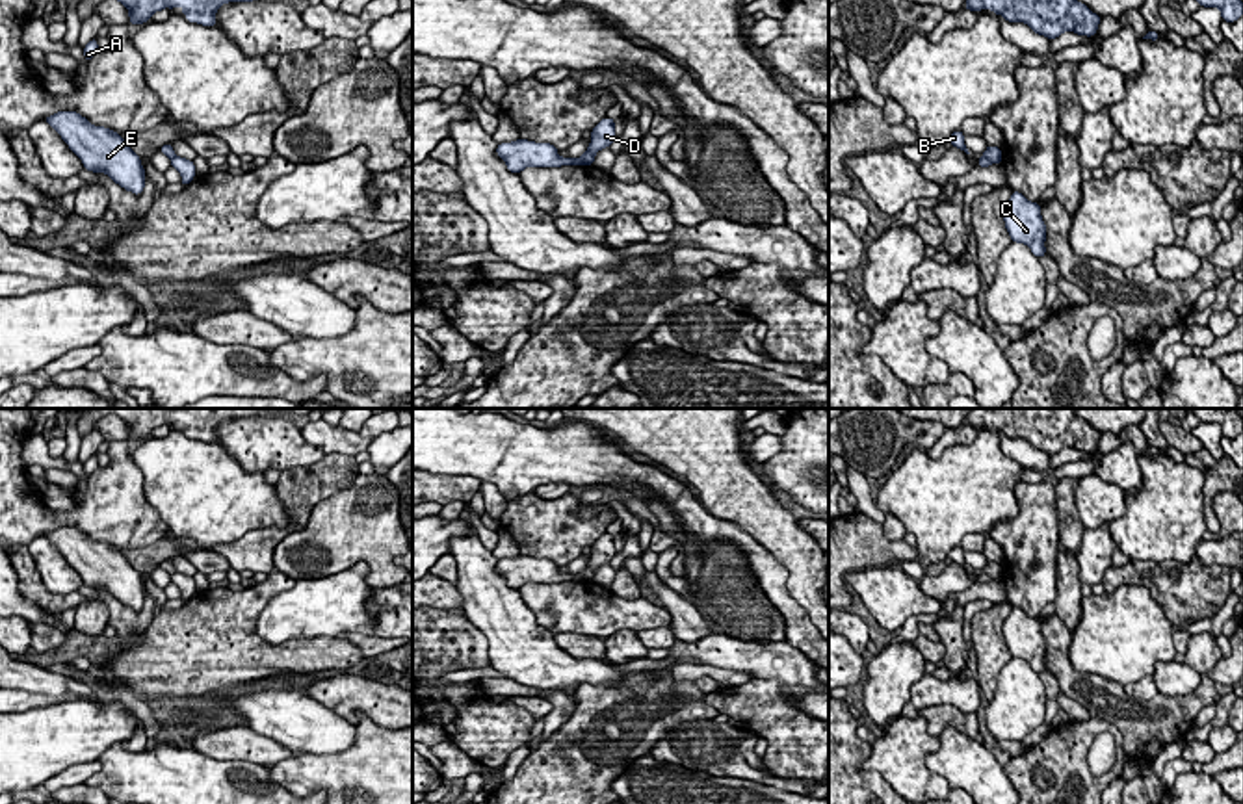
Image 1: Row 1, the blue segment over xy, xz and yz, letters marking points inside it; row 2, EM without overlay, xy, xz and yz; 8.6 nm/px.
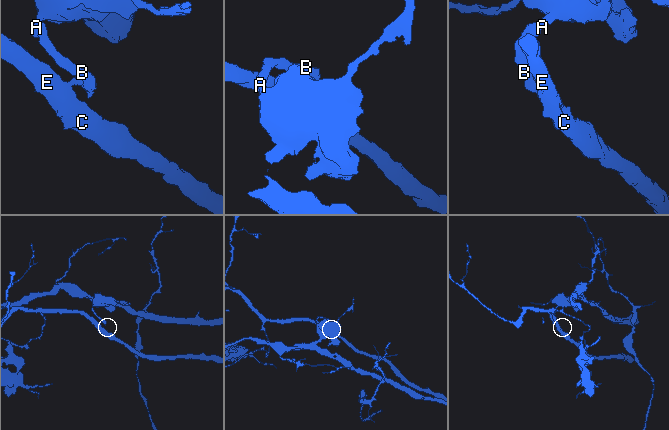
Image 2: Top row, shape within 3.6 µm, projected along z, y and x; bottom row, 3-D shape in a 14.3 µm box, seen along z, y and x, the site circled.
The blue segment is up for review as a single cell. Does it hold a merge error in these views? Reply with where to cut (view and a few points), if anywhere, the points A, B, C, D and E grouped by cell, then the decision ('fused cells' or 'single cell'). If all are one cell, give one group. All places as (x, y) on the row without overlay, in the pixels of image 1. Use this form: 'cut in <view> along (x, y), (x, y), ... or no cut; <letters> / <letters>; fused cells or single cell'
cut in xz along (588, 563), (593, 572); A B D / C E; fused cells

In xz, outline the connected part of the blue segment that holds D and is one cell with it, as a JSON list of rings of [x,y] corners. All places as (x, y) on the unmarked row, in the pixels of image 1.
[[[606,533],[591,546],[589,566],[595,572],[598,566],[609,563],[617,555],[615,537]]]

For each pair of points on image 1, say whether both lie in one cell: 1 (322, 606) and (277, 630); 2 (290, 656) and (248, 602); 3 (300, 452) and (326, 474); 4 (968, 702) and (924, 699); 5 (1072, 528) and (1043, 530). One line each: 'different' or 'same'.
1: same
2: same
3: different
4: same
5: different

